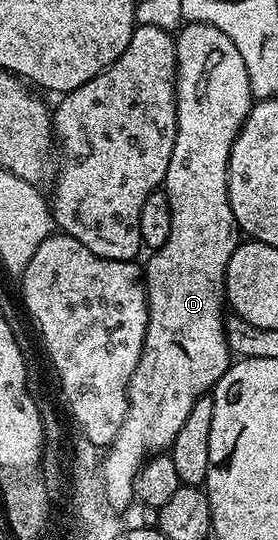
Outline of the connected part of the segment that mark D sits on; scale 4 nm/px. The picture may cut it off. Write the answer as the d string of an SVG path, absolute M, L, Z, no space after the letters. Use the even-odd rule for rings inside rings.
M186 23L181 27L183 29L177 30L174 43L176 47L176 63L178 64L178 75L174 79L176 83L176 111L178 112L178 118L176 119L176 147L172 147L172 159L168 163L168 171L164 182L164 192L172 211L172 231L168 231L168 243L164 243L164 247L151 252L149 254L150 262L145 262L144 265L146 302L150 310L148 311L148 327L144 335L140 363L136 363L136 371L132 373L132 379L128 387L128 399L130 400L128 403L128 415L125 416L124 423L121 424L116 439L105 450L104 456L101 458L101 475L102 481L106 484L106 499L110 503L110 508L115 511L122 511L122 508L128 506L130 501L133 502L136 491L134 482L142 465L145 464L145 461L150 456L159 454L169 448L177 432L184 427L184 422L188 419L188 414L191 413L192 407L196 407L196 399L207 396L213 390L215 383L226 374L227 369L232 364L232 354L226 343L226 323L224 312L222 313L222 305L224 309L228 259L232 259L232 251L236 251L239 247L240 230L234 221L232 207L228 203L228 159L230 158L234 140L238 132L242 130L246 116L250 113L252 98L248 87L248 70L244 67L244 59L240 59L240 51L236 51L235 45L232 44L232 39L228 39L228 35L224 35L224 31L216 31L216 27L197 23Z

